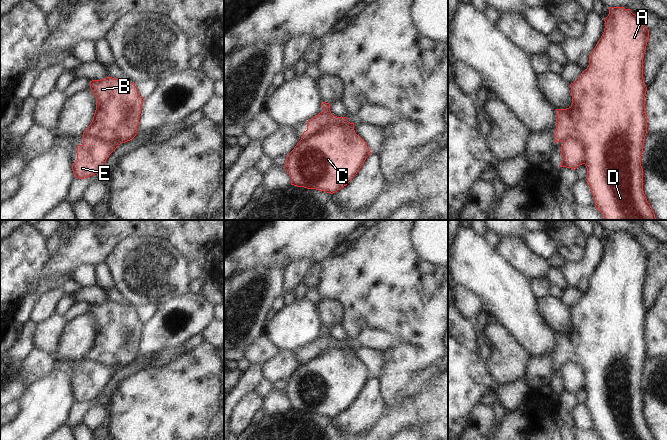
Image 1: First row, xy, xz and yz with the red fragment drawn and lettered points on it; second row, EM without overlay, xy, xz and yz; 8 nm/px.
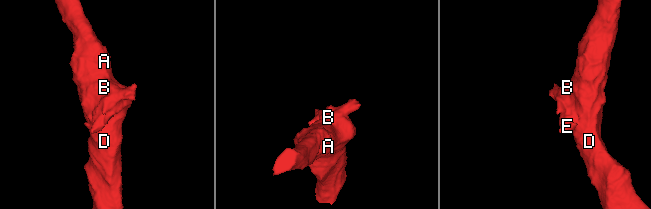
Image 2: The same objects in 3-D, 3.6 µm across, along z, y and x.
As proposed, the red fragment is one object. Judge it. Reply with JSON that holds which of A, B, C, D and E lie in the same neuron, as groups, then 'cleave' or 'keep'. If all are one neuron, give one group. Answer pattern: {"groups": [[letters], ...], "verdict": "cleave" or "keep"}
{"groups": [["A", "B", "C", "D"], ["E"]], "verdict": "cleave"}

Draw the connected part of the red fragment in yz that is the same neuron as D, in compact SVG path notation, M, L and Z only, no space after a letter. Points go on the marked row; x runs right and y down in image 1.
M610 7L604 21L604 32L589 56L588 67L570 84L571 106L567 109L556 109L554 142L575 139L583 144L587 184L591 188L595 207L605 220L656 220L643 192L641 166L643 144L647 134L647 87L643 79L643 59L649 30L630 9L624 7Z

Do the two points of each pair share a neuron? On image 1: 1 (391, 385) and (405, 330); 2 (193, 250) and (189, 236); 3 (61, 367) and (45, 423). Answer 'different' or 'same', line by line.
1: same
2: same
3: same

